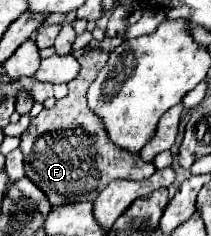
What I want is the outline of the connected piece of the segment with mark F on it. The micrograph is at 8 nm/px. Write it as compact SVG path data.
M100 47L84 53L80 63L80 73L68 83L70 93L56 101L52 109L42 109L38 117L34 117L28 129L20 137L20 151L24 155L26 177L36 183L48 197L52 207L80 203L80 201L96 201L100 191L116 179L134 179L142 181L154 175L154 165L144 163L140 155L132 157L132 153L124 153L108 141L104 129L100 129L100 121L90 113L86 103L88 85L96 79L96 73L108 61L106 51Z

